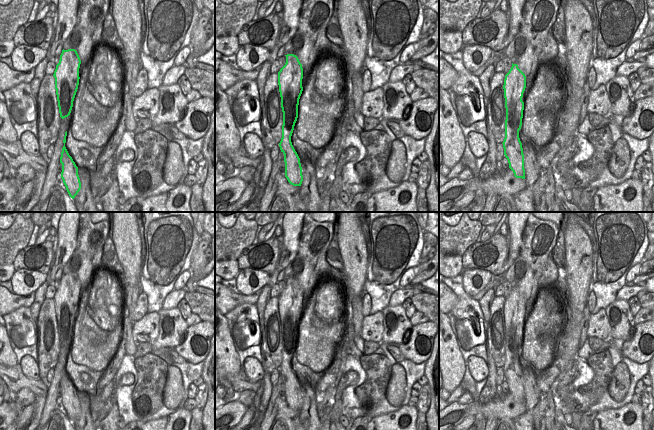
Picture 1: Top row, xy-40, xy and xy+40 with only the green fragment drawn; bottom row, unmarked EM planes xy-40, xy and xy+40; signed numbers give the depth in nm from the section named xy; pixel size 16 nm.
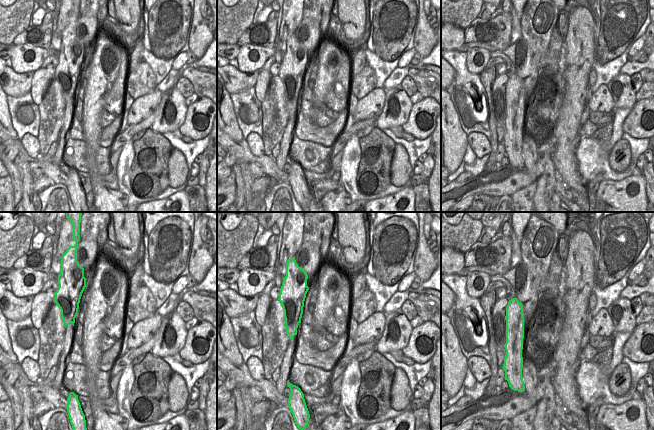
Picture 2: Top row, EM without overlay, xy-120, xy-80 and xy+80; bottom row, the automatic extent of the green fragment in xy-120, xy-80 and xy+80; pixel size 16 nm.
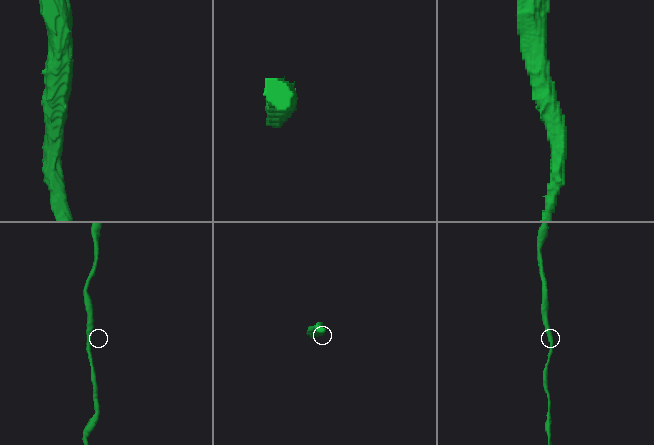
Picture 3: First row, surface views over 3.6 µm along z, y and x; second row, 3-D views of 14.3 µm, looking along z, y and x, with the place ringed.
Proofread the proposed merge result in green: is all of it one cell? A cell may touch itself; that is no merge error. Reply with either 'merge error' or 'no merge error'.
no merge error

